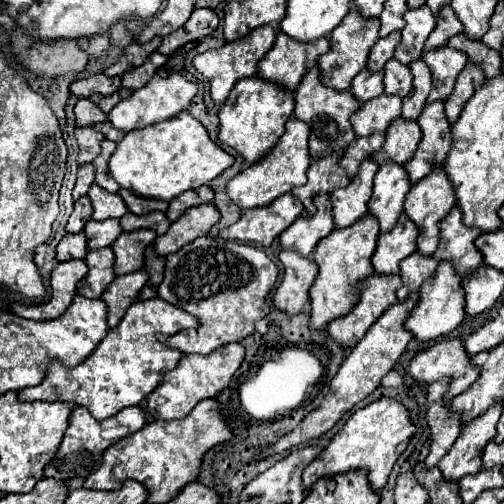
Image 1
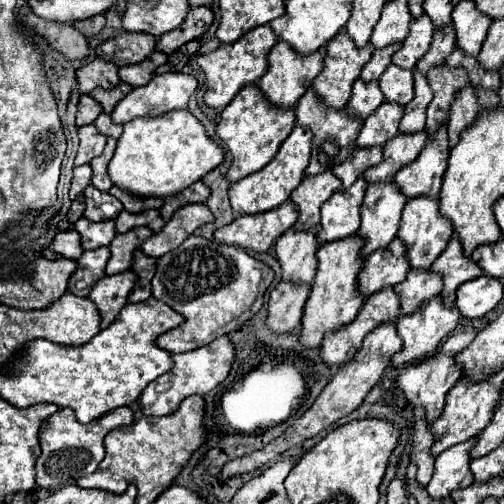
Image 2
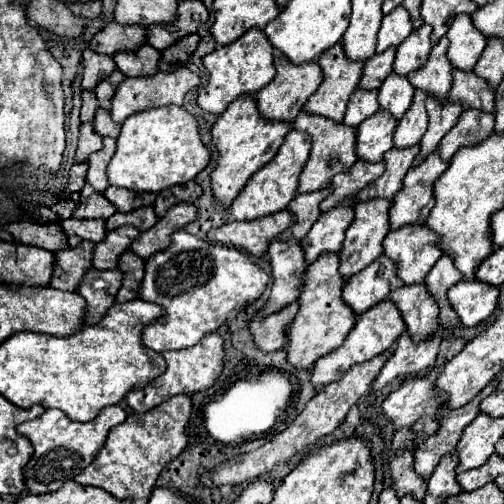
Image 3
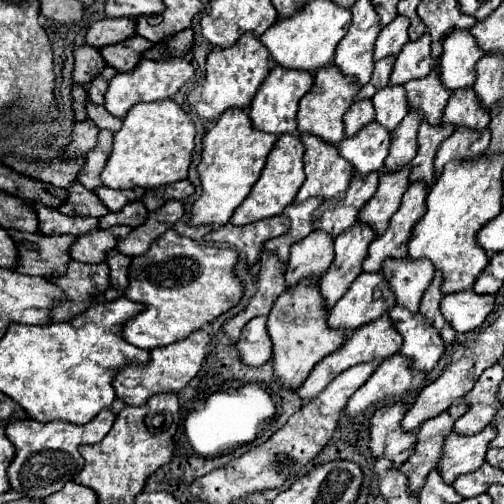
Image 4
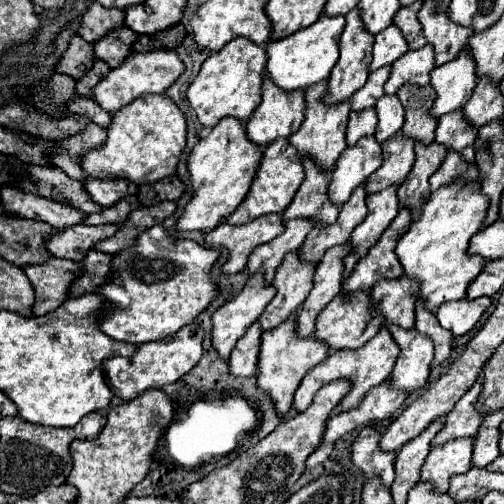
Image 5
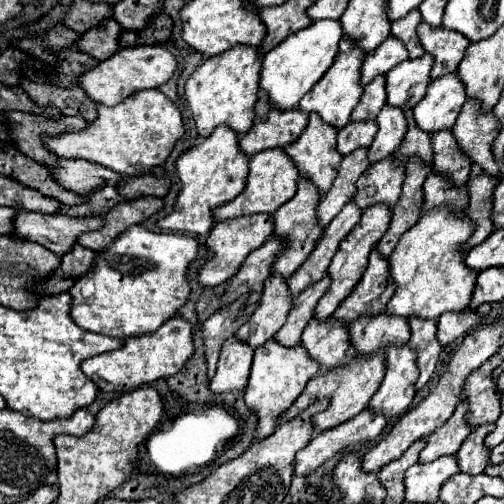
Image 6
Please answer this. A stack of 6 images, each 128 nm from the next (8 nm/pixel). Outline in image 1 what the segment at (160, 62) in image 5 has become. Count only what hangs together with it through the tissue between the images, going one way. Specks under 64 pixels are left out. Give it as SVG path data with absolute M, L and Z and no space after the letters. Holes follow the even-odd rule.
M170 74L168 78L152 76L152 80L148 80L148 84L144 84L144 88L138 88L132 92L130 98L120 100L112 108L108 118L110 118L112 126L118 130L124 130L124 132L138 130L148 124L156 124L156 122L162 122L162 120L168 120L168 118L180 114L182 110L186 110L190 106L196 92L198 92L198 86L194 82L188 82L182 74Z

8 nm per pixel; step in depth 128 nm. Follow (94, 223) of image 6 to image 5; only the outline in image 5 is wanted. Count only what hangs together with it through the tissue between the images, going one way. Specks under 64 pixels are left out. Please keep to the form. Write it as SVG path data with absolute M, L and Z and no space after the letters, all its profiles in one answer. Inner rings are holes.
M78 224L54 234L48 240L46 248L56 258L68 258L68 260L80 262L84 260L84 254L88 254L94 248L96 242L106 240L108 236L114 236L116 228L118 224L102 224L102 226Z

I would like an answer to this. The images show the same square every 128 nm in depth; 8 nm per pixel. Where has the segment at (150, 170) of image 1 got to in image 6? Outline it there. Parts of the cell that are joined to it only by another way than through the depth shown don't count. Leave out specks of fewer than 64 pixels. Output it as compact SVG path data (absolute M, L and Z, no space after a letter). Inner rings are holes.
M140 90L118 106L98 106L98 118L88 124L84 132L48 138L46 144L58 158L82 158L88 162L104 164L122 176L140 176L150 172L154 166L162 166L182 134L182 116L174 102L160 90Z

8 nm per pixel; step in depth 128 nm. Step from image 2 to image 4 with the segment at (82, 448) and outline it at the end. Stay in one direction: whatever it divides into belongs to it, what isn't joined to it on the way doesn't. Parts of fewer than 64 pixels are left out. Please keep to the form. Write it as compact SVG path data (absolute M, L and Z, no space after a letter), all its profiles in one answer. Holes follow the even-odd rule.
M106 408L102 410L92 422L76 426L64 420L52 422L38 422L38 420L16 420L10 422L6 428L6 436L16 446L16 458L8 468L8 478L12 490L20 492L28 498L46 498L58 492L66 482L74 480L74 476L84 468L84 458L80 456L78 448L82 444L96 444L100 442L112 428L116 414Z

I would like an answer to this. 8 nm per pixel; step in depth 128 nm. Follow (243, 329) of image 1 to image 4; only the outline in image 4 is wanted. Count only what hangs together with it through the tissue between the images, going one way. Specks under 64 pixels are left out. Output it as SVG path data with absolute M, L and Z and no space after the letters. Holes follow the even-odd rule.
M174 230L164 232L144 256L136 256L130 264L130 286L124 296L148 308L124 326L122 336L132 346L152 350L180 342L204 324L210 324L234 308L244 294L242 280L234 272L236 262L238 252L232 248L202 246Z

